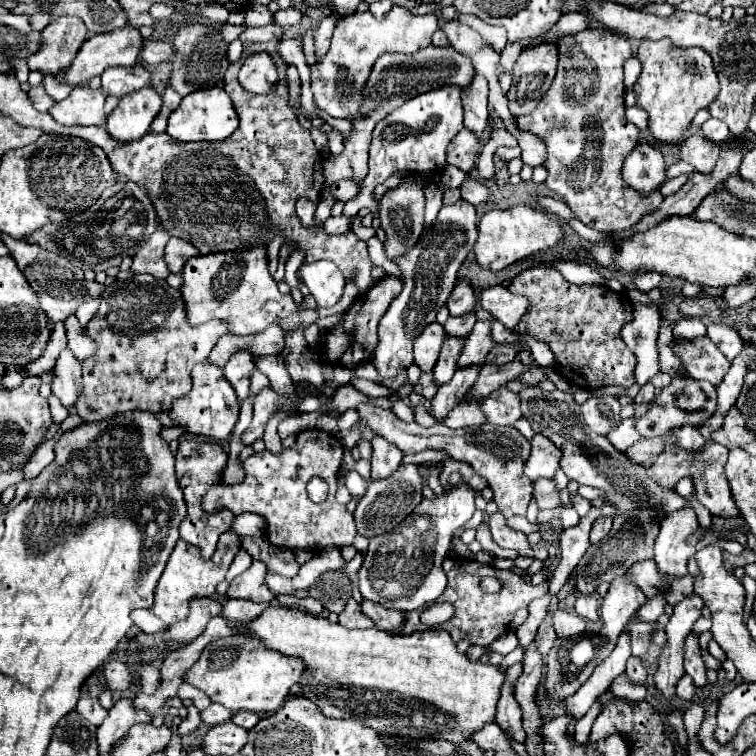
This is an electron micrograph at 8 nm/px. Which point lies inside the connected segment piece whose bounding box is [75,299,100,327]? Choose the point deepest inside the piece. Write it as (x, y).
(86, 311)

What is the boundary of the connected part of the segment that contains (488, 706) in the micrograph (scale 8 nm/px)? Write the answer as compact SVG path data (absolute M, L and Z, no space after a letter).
M268 607L260 617L246 625L246 633L258 635L266 647L284 655L302 657L306 671L314 675L302 675L300 683L304 695L316 703L322 713L336 719L358 719L366 727L376 729L380 735L400 735L410 739L446 739L452 743L464 743L470 733L476 733L496 717L496 703L506 679L506 671L500 665L482 663L470 659L456 649L450 633L442 629L428 629L412 635L388 635L378 629L346 629L332 625L324 617L308 615L300 609Z

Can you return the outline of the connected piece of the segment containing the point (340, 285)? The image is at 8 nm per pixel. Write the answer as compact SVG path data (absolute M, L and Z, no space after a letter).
M316 261L312 265L302 265L298 273L314 295L318 307L334 307L340 301L344 291L344 275L334 263Z

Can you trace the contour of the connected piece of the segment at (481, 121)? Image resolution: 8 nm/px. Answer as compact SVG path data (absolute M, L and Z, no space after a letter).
M474 75L470 85L462 89L462 103L464 103L464 127L474 131L478 137L488 125L488 83L482 75Z

